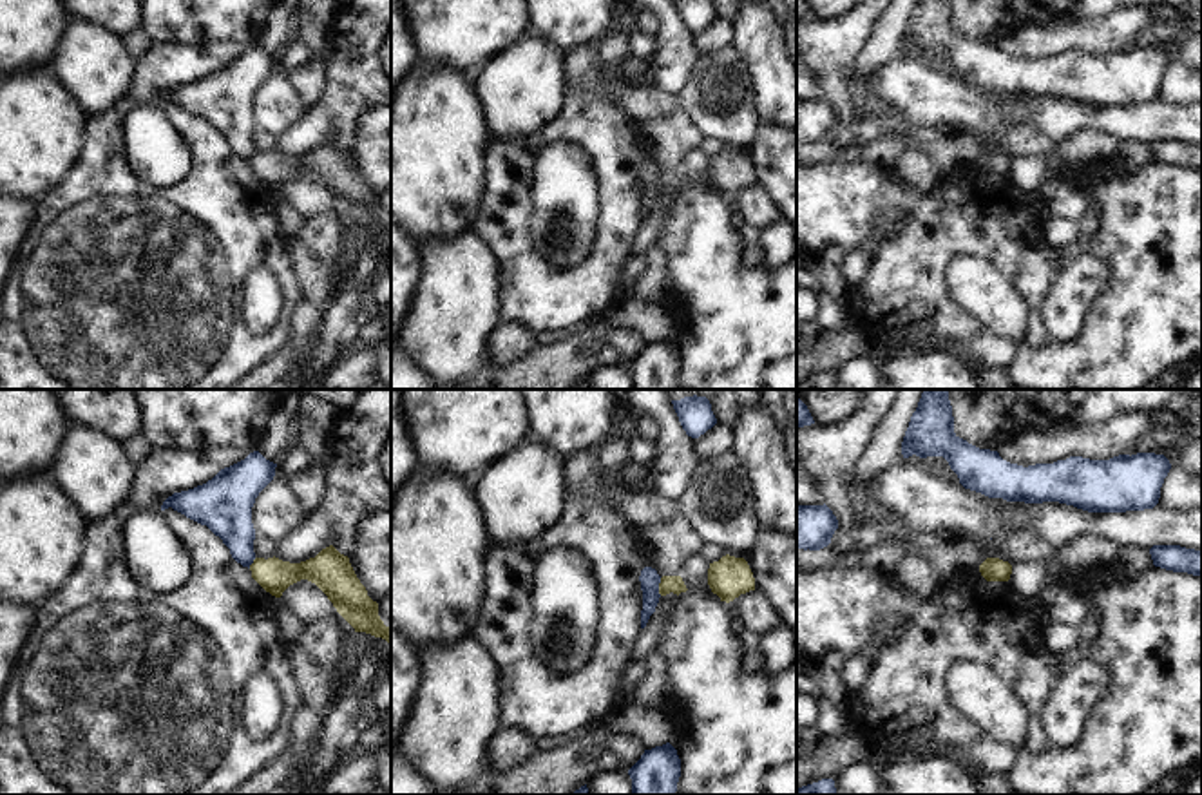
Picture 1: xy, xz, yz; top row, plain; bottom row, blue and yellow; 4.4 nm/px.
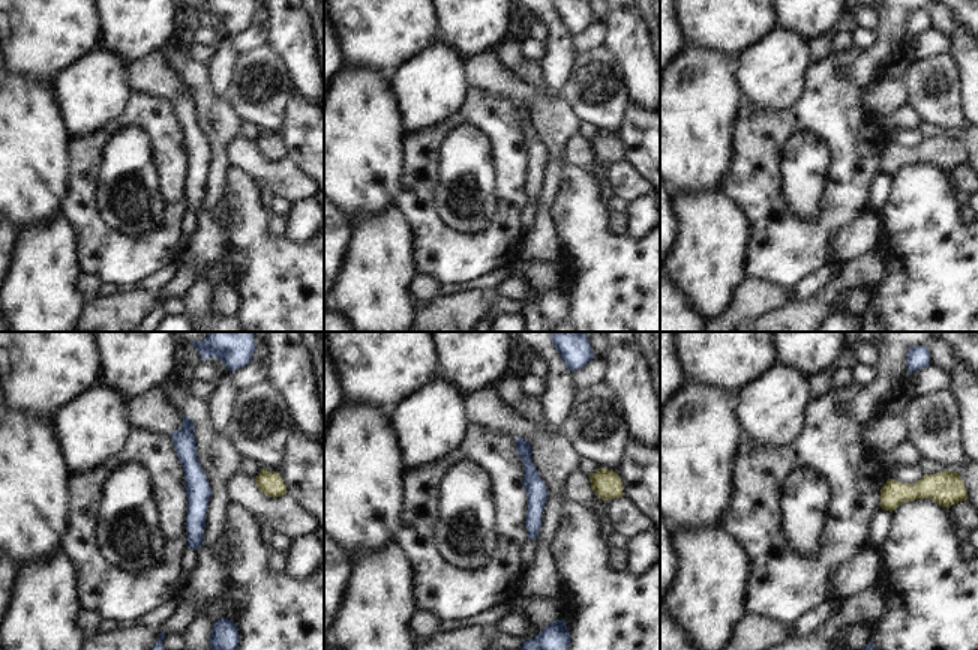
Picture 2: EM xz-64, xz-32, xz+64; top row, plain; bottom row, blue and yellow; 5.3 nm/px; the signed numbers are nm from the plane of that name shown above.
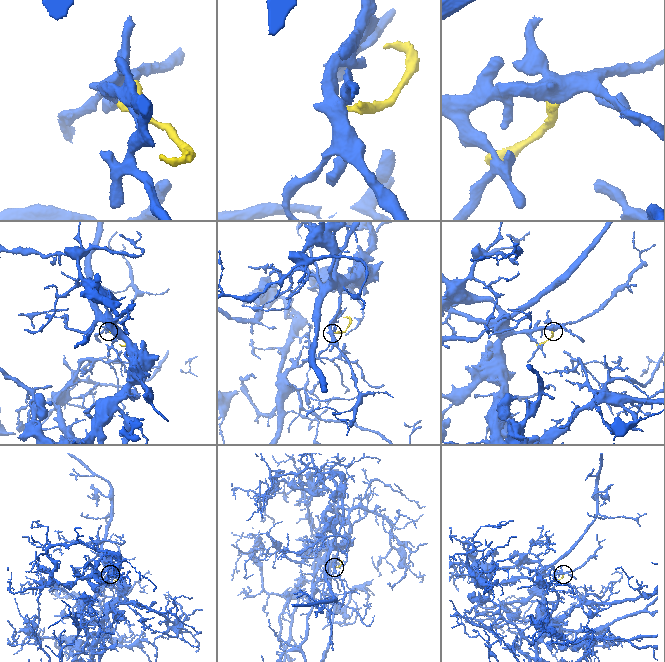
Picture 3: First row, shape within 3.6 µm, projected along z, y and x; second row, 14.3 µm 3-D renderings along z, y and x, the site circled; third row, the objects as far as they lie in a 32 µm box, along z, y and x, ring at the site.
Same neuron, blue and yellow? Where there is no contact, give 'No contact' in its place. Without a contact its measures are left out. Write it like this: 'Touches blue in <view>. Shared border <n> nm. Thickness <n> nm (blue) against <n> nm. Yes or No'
Touches blue in xz. Shared border 80 nm. Thickness 90 nm (blue) against 80 nm. No.

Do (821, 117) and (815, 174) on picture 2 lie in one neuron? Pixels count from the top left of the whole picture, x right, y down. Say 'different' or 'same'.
same

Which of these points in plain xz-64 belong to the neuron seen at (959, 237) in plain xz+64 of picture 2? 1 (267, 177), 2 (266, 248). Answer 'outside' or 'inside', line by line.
1: outside
2: inside

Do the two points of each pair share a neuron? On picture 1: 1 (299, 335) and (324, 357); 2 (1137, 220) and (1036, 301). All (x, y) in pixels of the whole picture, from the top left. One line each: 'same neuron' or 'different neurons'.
1: different neurons
2: different neurons

